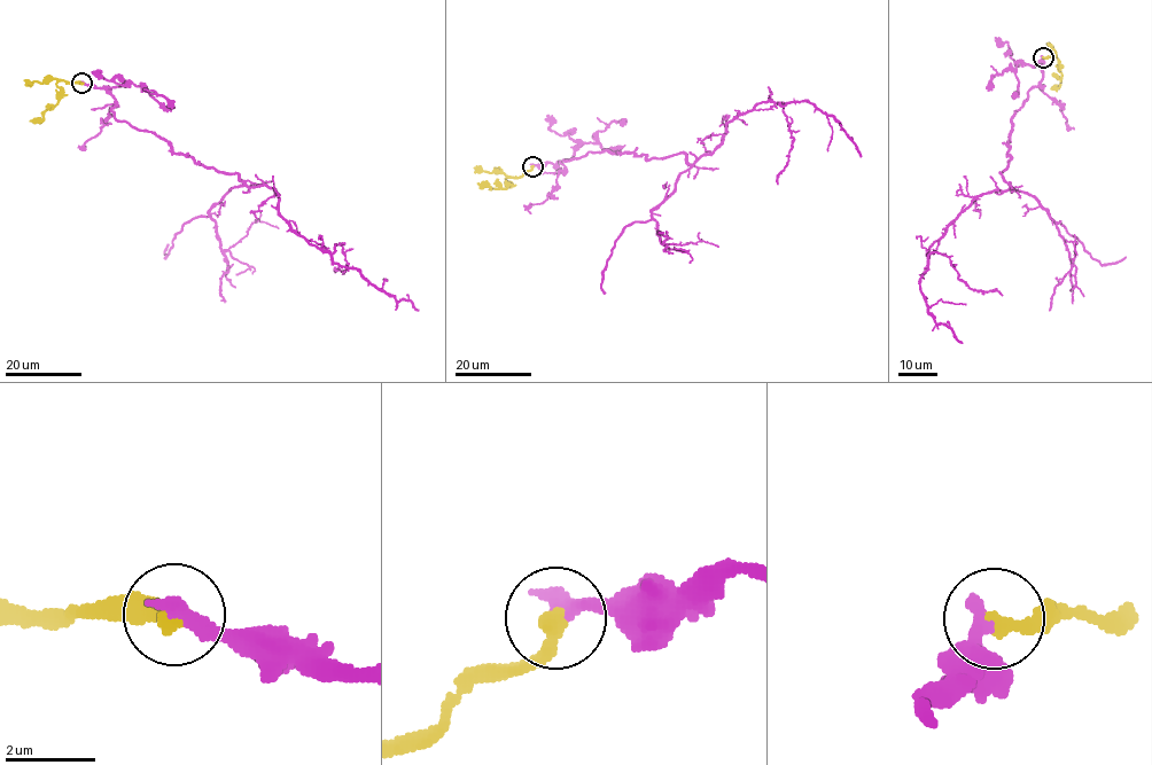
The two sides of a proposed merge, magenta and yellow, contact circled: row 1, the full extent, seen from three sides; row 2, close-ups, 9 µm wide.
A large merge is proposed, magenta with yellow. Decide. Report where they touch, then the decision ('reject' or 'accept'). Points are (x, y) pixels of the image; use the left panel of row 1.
at (82, 83); accept

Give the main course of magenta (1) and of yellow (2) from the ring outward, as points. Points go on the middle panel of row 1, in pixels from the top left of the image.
1: (532, 166), (562, 171), (608, 150), (692, 164), (768, 101), (833, 115), (861, 157)
2: (532, 166), (522, 176), (506, 178), (506, 188), (491, 189), (477, 184)

